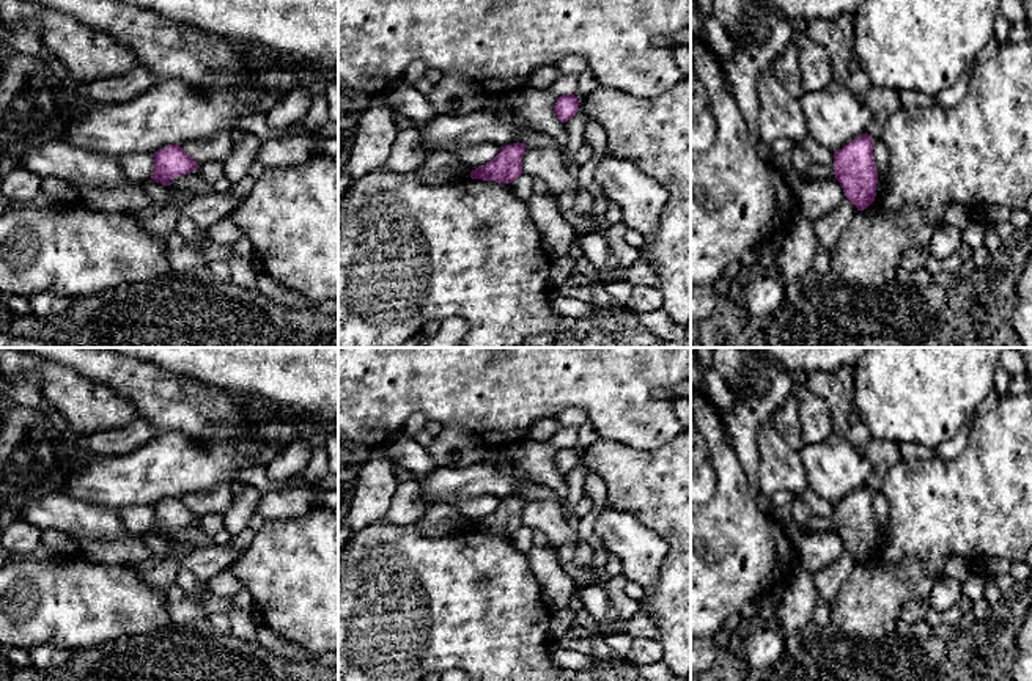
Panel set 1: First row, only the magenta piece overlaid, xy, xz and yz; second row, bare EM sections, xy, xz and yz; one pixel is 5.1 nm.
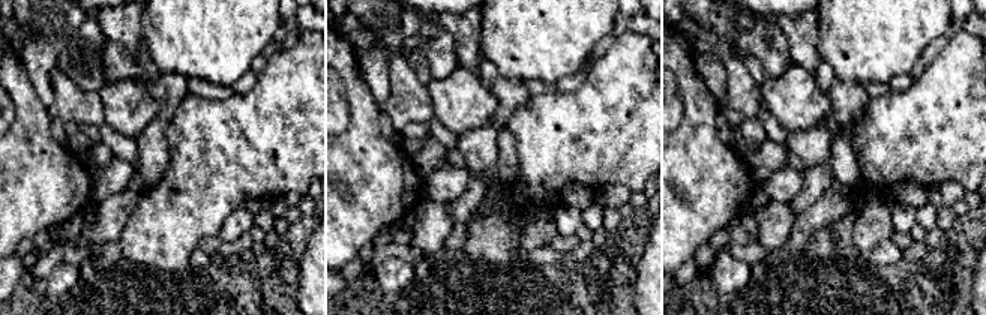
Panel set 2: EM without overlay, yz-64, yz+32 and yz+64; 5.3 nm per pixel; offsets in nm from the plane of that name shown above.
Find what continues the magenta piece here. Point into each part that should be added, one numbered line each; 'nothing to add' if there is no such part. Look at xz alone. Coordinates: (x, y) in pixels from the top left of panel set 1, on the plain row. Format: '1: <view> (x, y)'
nothing to add

